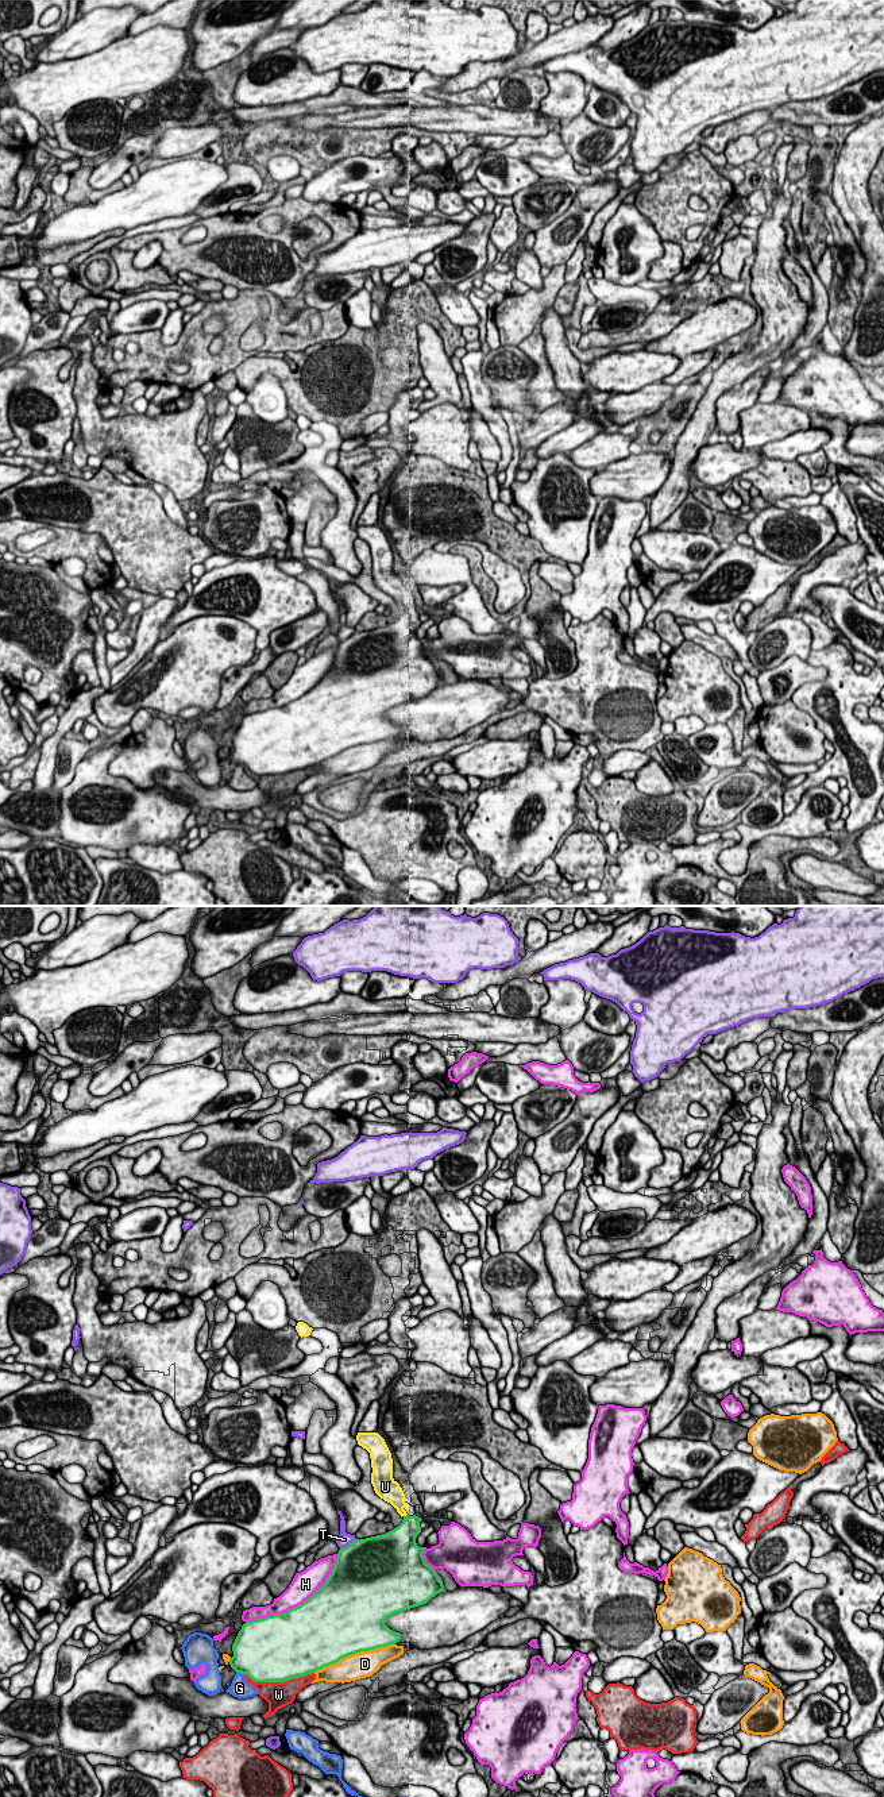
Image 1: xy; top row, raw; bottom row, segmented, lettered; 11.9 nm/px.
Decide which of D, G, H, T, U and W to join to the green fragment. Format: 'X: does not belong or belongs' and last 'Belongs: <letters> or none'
D: does not belong
G: does not belong
H: does not belong
T: does not belong
U: belongs
W: does not belong
Belongs: U

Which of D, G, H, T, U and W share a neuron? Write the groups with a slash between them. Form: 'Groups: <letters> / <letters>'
Groups: D / G / H / T / U / W

